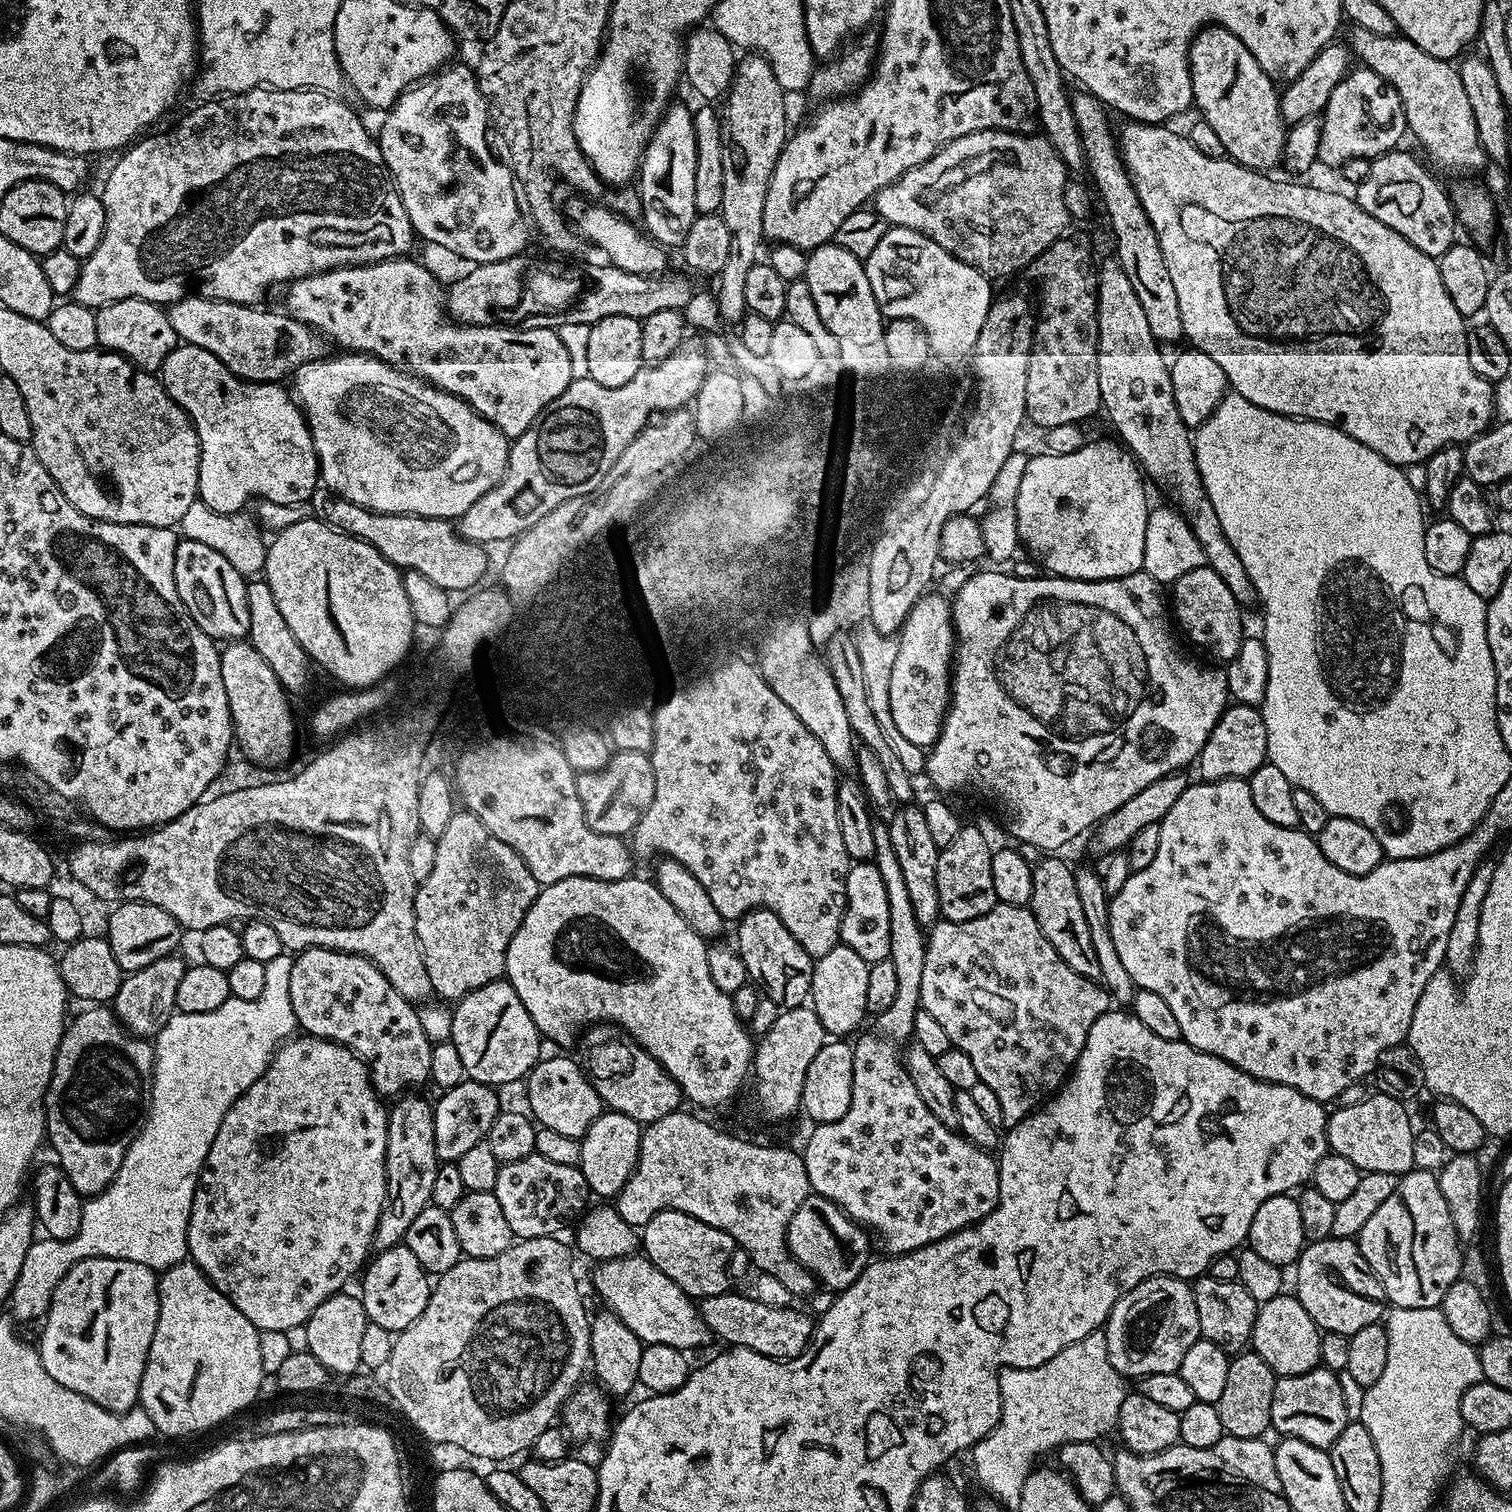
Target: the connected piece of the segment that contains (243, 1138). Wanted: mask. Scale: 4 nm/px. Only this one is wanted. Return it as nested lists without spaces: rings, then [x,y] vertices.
[[[296,1034],[284,1041],[275,1054],[272,1055],[268,1068],[254,1082],[254,1086],[250,1086],[250,1090],[246,1090],[239,1096],[230,1106],[230,1110],[226,1114],[226,1118],[222,1118],[222,1126],[218,1126],[218,1134],[214,1138],[214,1142],[210,1146],[210,1154],[206,1154],[206,1162],[204,1168],[200,1172],[200,1180],[196,1184],[196,1197],[192,1203],[190,1210],[190,1222],[188,1223],[188,1256],[191,1263],[196,1264],[204,1271],[208,1281],[215,1286],[219,1292],[226,1294],[230,1298],[230,1302],[234,1302],[234,1306],[238,1306],[238,1310],[242,1310],[242,1314],[246,1314],[246,1318],[250,1318],[250,1322],[255,1328],[264,1331],[282,1331],[290,1330],[290,1326],[304,1326],[307,1324],[310,1314],[314,1314],[314,1310],[318,1310],[318,1306],[322,1306],[322,1302],[326,1302],[326,1298],[330,1298],[335,1292],[341,1291],[345,1287],[344,1284],[352,1275],[359,1273],[365,1267],[366,1261],[369,1259],[370,1253],[373,1251],[372,1240],[376,1236],[376,1227],[378,1226],[378,1218],[382,1214],[384,1205],[388,1198],[388,1179],[386,1178],[386,1142],[388,1141],[388,1113],[389,1109],[384,1108],[385,1101],[379,1092],[372,1087],[372,1080],[368,1077],[368,1067],[356,1057],[355,1052],[351,1052],[346,1046],[335,1044],[332,1040],[323,1040],[317,1036],[307,1034]]]

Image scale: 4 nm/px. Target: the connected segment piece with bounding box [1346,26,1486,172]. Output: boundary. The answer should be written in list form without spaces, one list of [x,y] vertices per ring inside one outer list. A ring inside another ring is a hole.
[[[1355,26],[1349,29],[1346,43],[1353,57],[1363,67],[1374,70],[1374,74],[1386,78],[1386,82],[1390,82],[1390,86],[1398,90],[1398,98],[1402,98],[1402,110],[1406,114],[1408,132],[1416,135],[1421,146],[1428,151],[1429,158],[1438,167],[1445,168],[1448,172],[1476,172],[1486,164],[1482,142],[1478,138],[1478,126],[1474,122],[1474,110],[1470,110],[1470,101],[1466,98],[1466,86],[1462,86],[1459,71],[1449,61],[1434,58],[1434,54],[1426,54],[1426,50],[1414,46],[1414,42],[1399,34],[1383,36]]]

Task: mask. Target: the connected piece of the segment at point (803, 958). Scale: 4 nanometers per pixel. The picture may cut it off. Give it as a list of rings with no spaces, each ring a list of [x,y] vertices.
[[[756,908],[741,916],[735,928],[734,944],[746,966],[749,981],[782,1010],[801,1007],[812,991],[814,958],[806,954],[798,938],[794,938],[794,934],[790,934],[790,930],[782,926],[782,918],[765,908]]]

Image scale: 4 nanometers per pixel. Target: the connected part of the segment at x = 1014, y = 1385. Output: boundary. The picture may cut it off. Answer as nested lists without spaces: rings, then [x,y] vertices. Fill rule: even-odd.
[[[1102,1330],[1064,1347],[1042,1366],[1004,1367],[997,1376],[999,1422],[971,1449],[970,1457],[987,1493],[1005,1509],[1016,1510],[1021,1505],[1022,1487],[1032,1471],[1034,1457],[1065,1444],[1094,1442],[1113,1431],[1119,1423],[1128,1386],[1125,1386],[1125,1377],[1110,1365]]]

